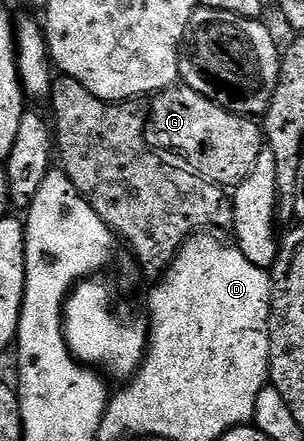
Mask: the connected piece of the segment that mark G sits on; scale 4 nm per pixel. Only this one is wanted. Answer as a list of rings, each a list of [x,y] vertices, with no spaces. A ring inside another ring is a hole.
[[[175,83],[169,89],[153,94],[151,101],[154,102],[150,105],[150,113],[148,109],[148,120],[145,122],[146,143],[151,150],[164,149],[172,156],[179,157],[174,159],[184,163],[185,168],[206,181],[223,187],[236,187],[249,175],[252,167],[256,167],[258,156],[264,152],[264,129],[255,118],[242,117],[238,113],[228,111],[212,103],[212,99],[181,83]]]

